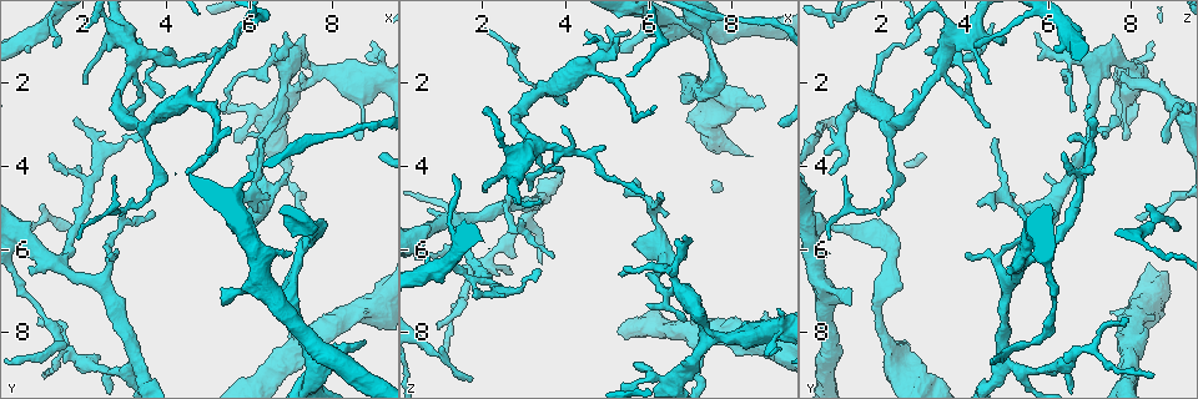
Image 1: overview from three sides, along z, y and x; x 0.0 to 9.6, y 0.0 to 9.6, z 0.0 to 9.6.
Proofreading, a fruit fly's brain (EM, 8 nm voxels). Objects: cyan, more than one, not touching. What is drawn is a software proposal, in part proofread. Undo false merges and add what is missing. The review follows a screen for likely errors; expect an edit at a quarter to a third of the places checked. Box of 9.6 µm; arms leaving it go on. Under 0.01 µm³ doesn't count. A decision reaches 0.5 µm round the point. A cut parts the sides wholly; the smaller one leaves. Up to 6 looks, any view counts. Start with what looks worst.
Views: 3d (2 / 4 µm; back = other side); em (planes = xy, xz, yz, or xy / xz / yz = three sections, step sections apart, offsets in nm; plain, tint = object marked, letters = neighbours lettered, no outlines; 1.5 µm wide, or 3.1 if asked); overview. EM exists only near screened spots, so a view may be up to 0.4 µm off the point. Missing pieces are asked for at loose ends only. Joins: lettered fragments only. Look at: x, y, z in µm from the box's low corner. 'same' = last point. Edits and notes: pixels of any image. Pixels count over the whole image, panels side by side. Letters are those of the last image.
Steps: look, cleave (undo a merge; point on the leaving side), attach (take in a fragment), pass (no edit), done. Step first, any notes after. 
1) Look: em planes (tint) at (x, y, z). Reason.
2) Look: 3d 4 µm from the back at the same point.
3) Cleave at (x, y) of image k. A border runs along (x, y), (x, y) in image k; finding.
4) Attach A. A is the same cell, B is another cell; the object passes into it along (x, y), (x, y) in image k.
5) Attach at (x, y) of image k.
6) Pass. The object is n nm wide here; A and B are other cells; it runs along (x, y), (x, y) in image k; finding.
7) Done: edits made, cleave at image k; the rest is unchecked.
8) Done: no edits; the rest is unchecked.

Look: 3d 4 µm at (5.30, 7.30, 1.25). An open end.

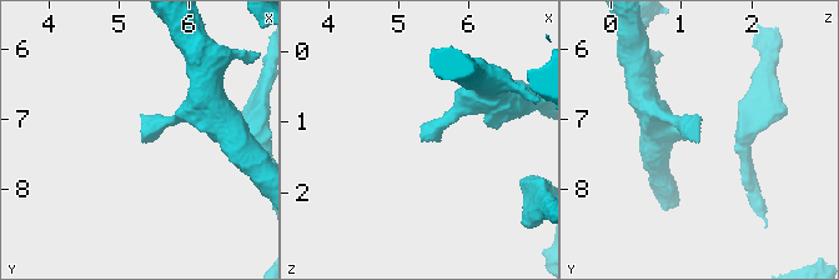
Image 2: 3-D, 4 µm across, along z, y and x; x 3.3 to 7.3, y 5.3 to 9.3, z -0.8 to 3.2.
Look: em planes (letters) at (5.30, 7.30, 1.20).

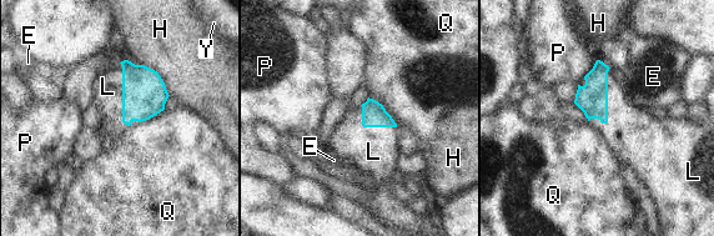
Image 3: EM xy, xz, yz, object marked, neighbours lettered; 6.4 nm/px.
Attach L. The longest contact is with L, 380 nm; L is the same cell, E, H, P, Q and Y are other cells; the object passes into it along (592, 99), (607, 98), (629, 129) in image 3; it goes on there.

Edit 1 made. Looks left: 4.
Look: em planes (letters) at (8.75, 8.30, 2.55). Stops while still wide.

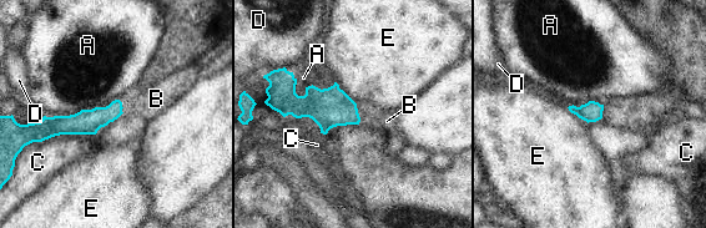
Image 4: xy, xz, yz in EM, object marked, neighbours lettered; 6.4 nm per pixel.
Attach B. The longest contact is with C, 420 nm; B is the same cell, A, C, D and E are other cells; the object passes into it along (86, 121), (121, 110), (156, 99) in image 4; the neuron continues.

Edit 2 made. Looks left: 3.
Look: em xz step 8 (letters) at (1.85, 4.25, 7.15). Three arms meet.

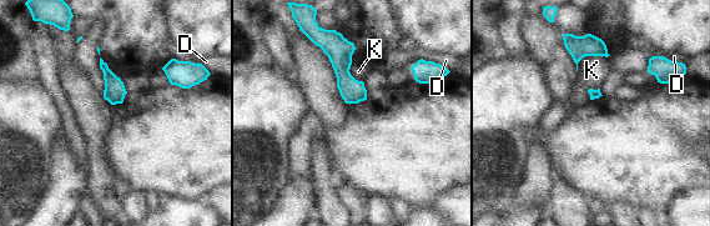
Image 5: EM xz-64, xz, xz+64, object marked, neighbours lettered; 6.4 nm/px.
Pass. D and K are other cells; it runs along (322, 44), (363, 96) in image 5; no lettered fragment goes on from it.

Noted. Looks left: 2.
Done: edits made, attach at image 3, attach at image 4; the rest is unchecked.

